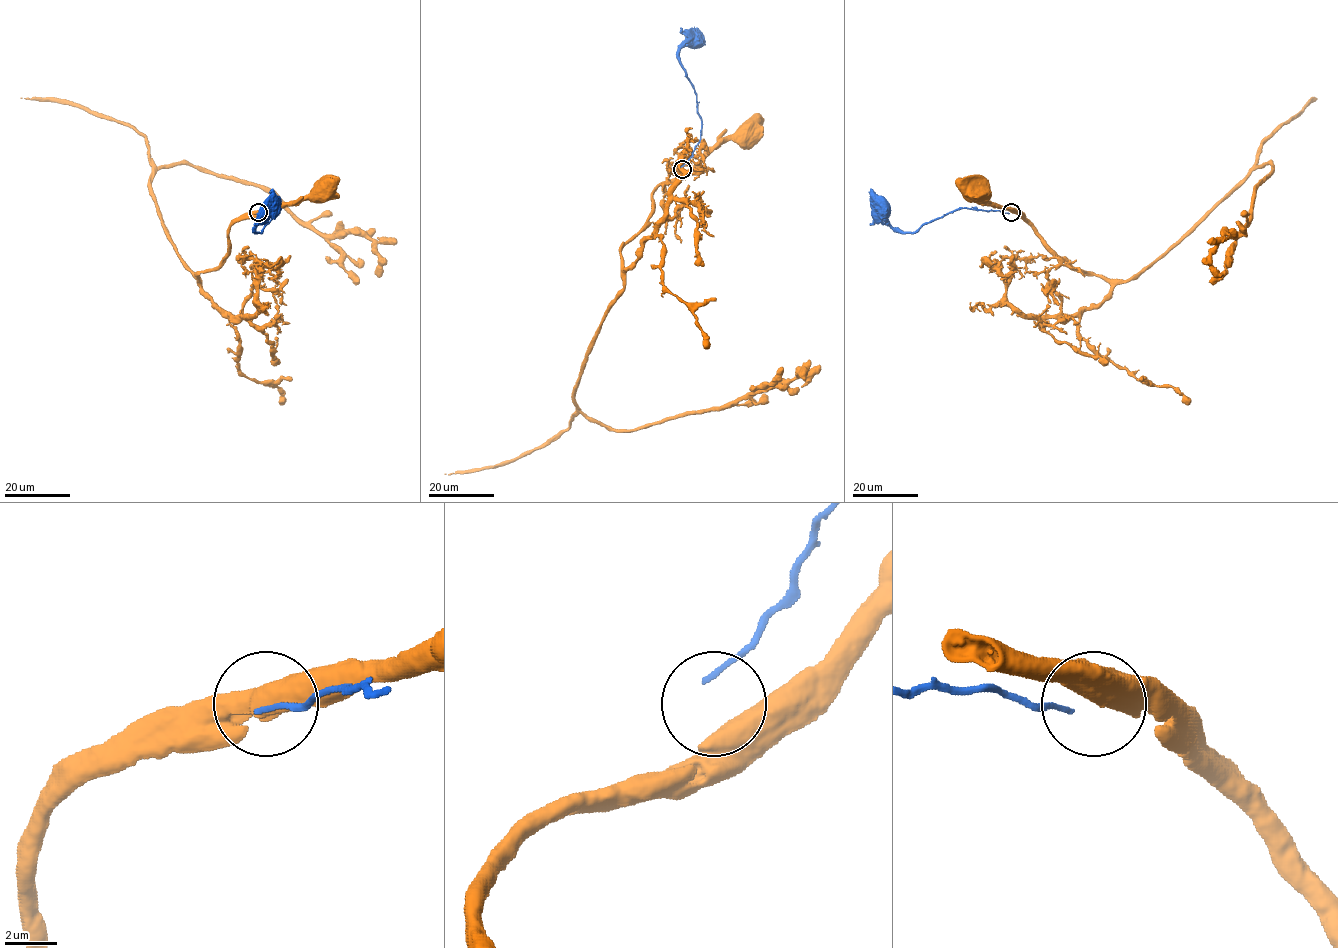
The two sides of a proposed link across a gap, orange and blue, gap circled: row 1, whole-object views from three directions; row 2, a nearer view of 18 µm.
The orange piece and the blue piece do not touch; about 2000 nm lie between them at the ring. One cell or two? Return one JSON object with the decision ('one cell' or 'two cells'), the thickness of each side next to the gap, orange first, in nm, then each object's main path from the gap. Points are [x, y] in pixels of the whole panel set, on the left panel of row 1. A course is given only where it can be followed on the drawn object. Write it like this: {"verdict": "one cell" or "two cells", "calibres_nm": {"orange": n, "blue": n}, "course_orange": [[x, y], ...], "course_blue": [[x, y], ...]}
{"verdict": "two cells", "calibres_nm": {"orange": 750, "blue": 200}, "course_orange": [[260, 212], [284, 207], [320, 187]], "course_blue": [[257, 213], [277, 208], [261, 232], [255, 230], [255, 225], [270, 204]]}

